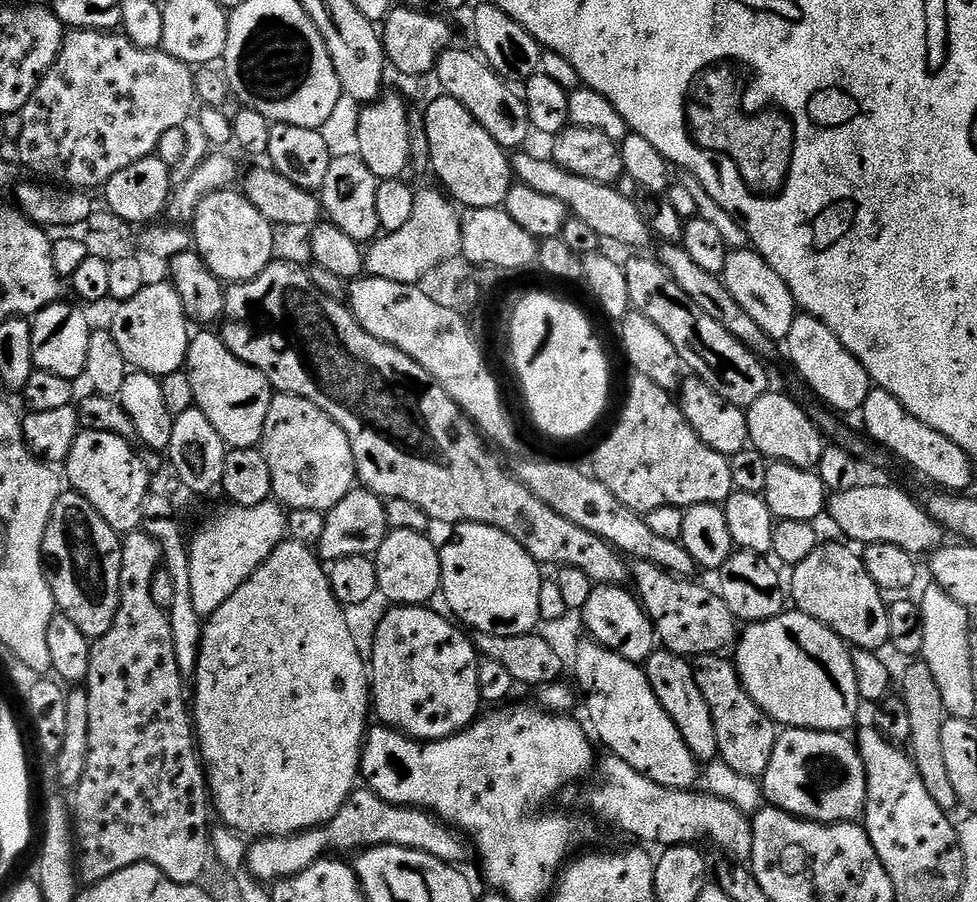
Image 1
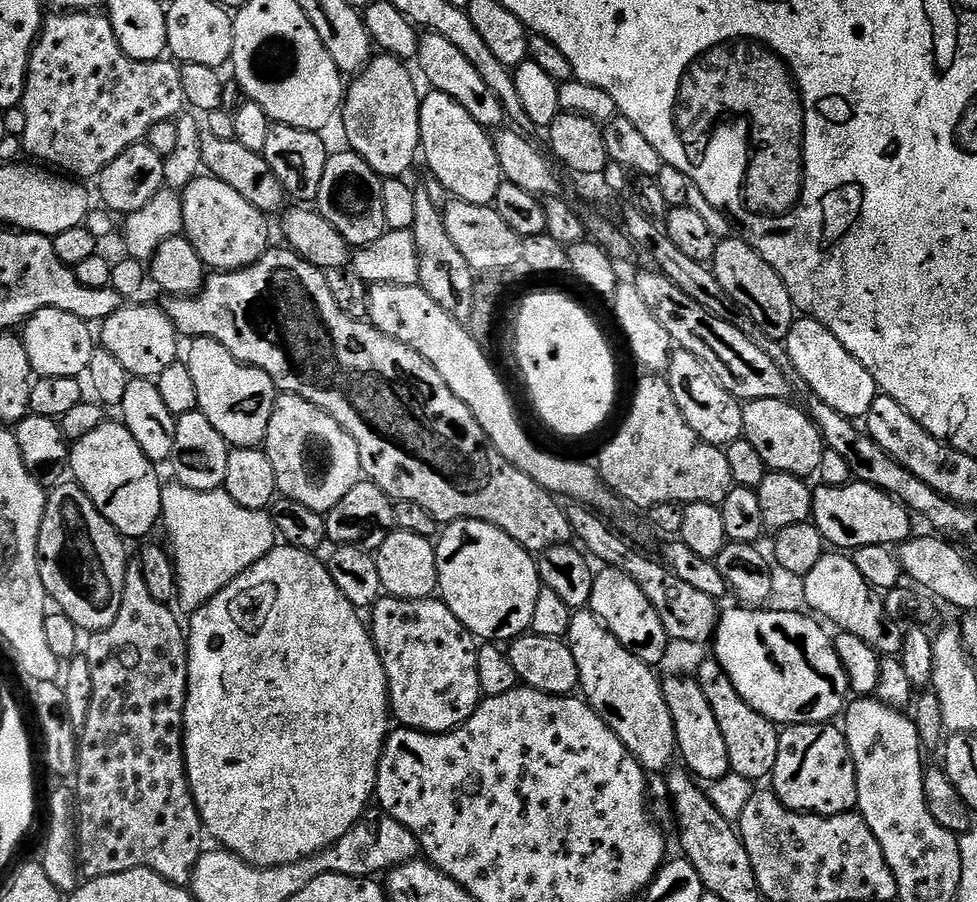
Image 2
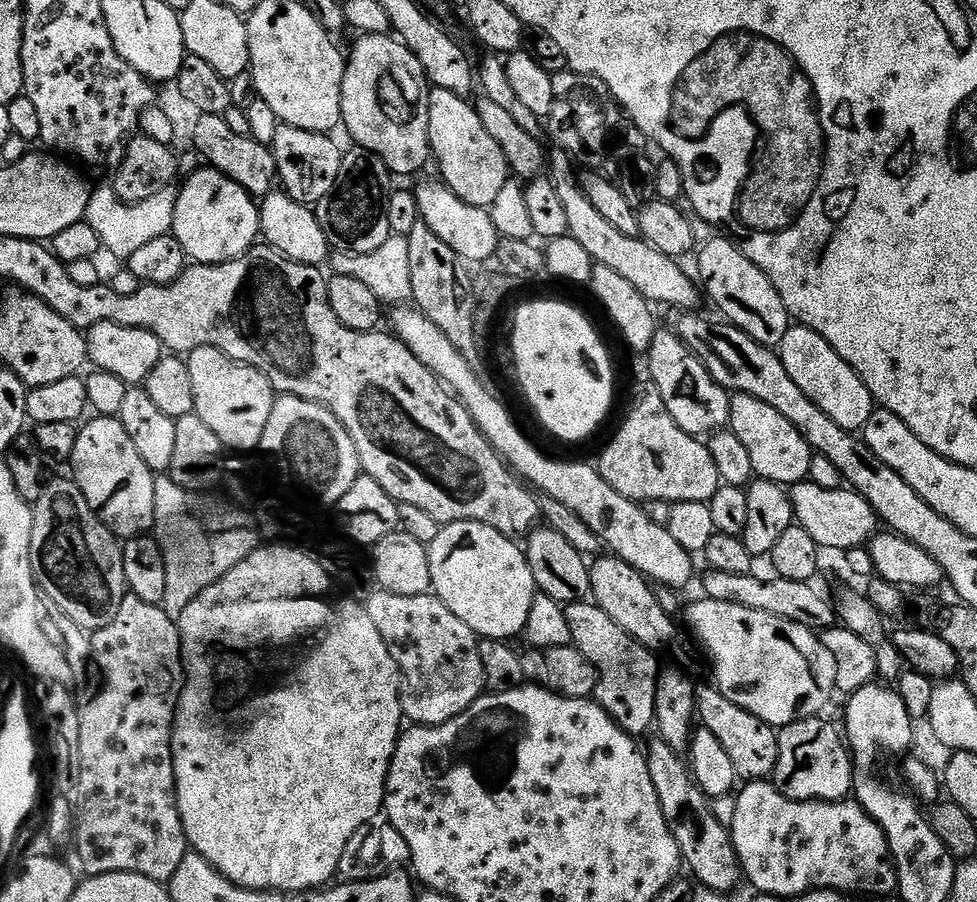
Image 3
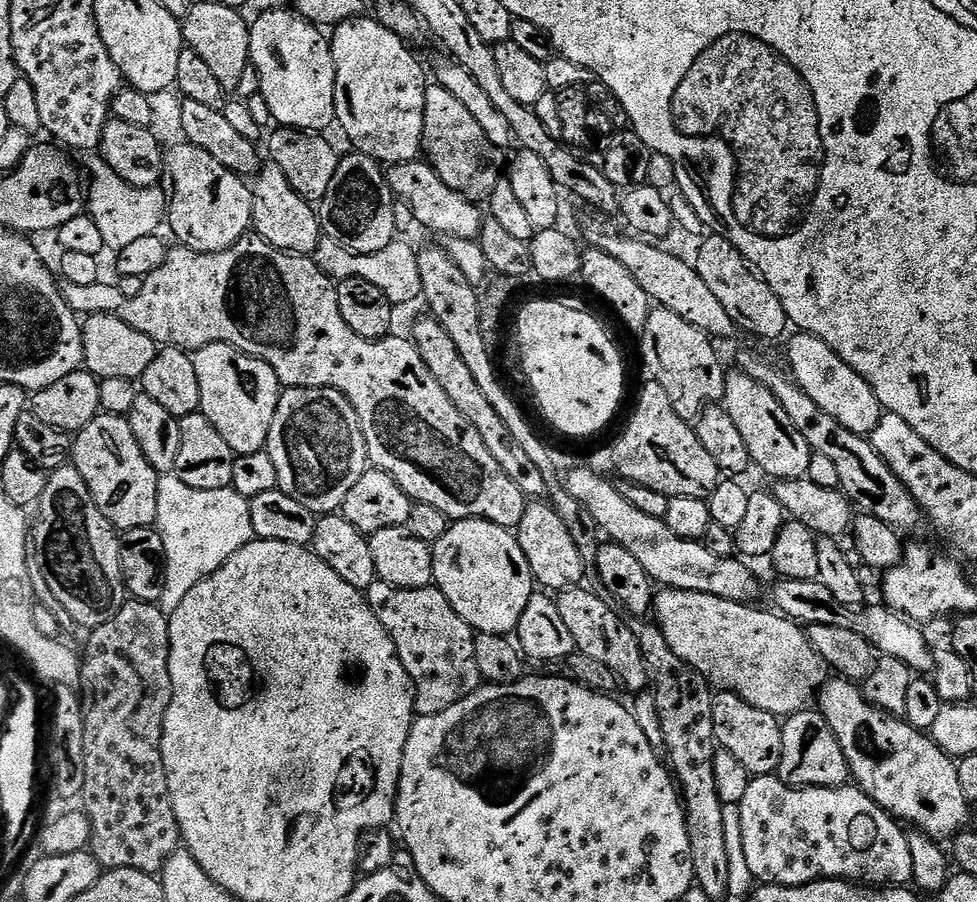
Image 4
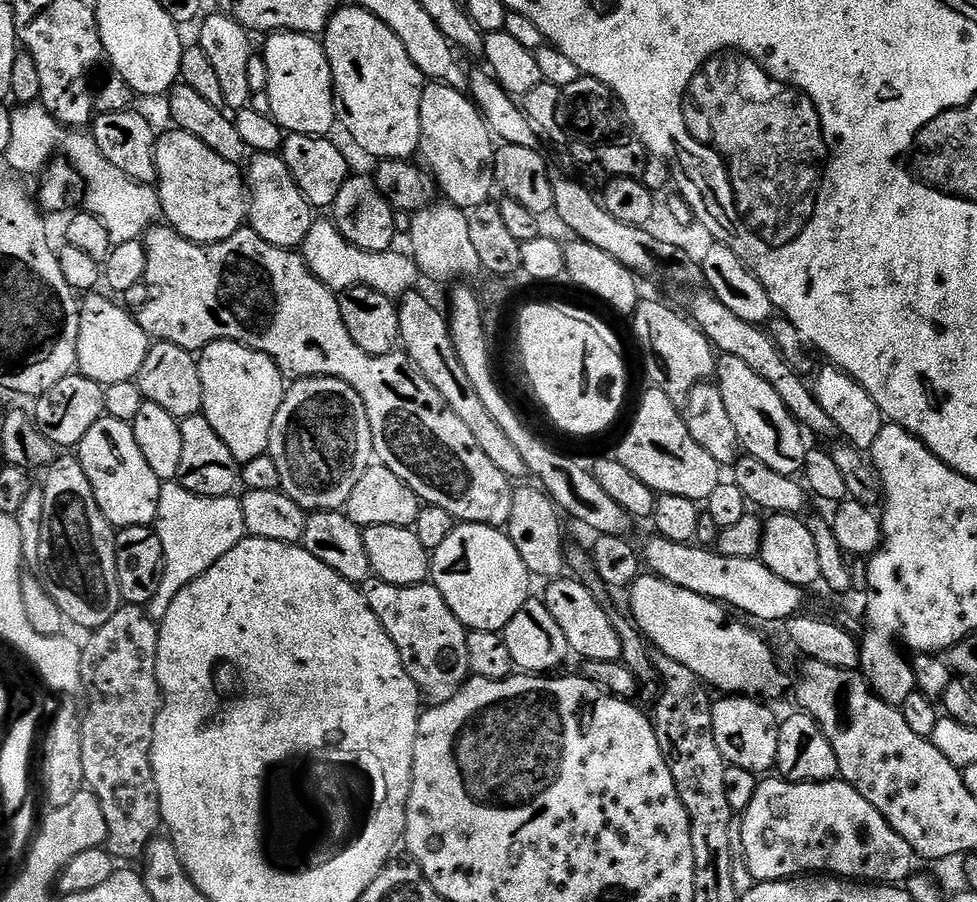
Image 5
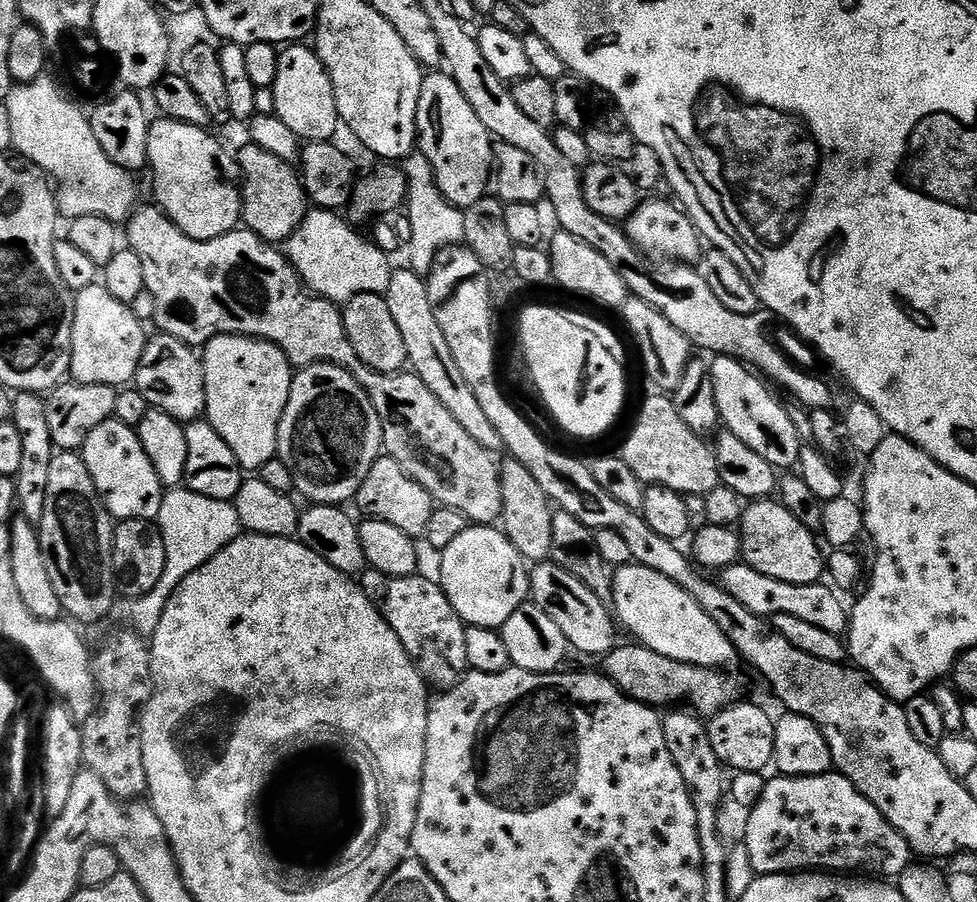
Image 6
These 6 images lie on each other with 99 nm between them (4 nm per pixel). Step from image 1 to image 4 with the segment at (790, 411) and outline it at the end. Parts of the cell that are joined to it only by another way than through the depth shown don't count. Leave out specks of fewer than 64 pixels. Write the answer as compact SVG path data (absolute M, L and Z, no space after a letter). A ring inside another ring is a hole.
M729 371L724 378L724 398L722 406L730 414L734 426L738 426L742 438L746 441L746 450L750 450L753 465L761 468L766 475L777 480L803 480L808 475L810 458L813 456L812 447L798 434L794 422L786 415L786 410L774 398L766 386L754 382L744 372Z

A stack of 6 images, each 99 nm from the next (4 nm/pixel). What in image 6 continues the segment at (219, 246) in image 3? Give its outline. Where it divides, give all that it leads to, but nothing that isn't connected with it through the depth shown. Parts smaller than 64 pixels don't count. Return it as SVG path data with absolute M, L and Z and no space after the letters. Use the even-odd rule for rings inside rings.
M156 118L148 129L148 162L152 168L152 184L156 187L156 200L161 212L166 213L183 232L195 240L213 240L231 232L242 220L242 177L238 160L208 133L207 127L199 128L186 122Z

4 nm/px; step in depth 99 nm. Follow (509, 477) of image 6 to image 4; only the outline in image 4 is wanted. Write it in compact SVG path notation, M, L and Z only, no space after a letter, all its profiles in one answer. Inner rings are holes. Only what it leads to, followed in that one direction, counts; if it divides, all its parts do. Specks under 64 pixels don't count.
M532 502L525 507L522 522L514 530L516 540L530 562L532 579L541 589L552 594L559 594L566 588L582 585L583 562L578 555L578 548L570 538L570 531L548 502Z

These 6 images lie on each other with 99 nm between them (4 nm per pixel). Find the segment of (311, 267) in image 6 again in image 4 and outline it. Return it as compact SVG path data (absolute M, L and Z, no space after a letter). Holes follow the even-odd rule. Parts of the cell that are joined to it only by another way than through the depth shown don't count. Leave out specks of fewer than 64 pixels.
M321 239L320 245L316 247L314 259L316 265L333 282L358 278L378 286L378 290L382 290L382 294L386 294L386 298L393 306L412 304L416 299L417 301L421 299L423 290L422 277L418 274L418 252L416 248L412 249L410 245L400 243L394 242L390 246L386 246L386 250L378 250L374 254L354 254L347 252L345 248L334 242Z

